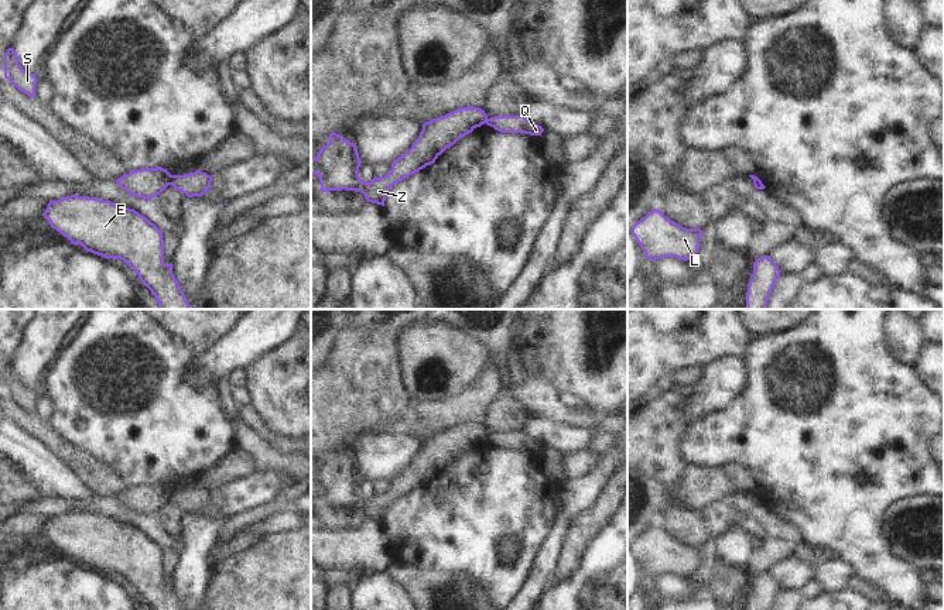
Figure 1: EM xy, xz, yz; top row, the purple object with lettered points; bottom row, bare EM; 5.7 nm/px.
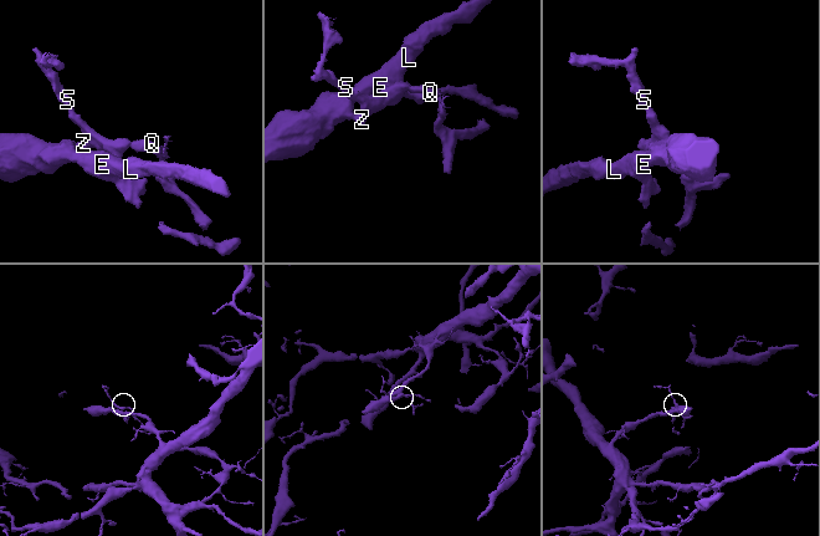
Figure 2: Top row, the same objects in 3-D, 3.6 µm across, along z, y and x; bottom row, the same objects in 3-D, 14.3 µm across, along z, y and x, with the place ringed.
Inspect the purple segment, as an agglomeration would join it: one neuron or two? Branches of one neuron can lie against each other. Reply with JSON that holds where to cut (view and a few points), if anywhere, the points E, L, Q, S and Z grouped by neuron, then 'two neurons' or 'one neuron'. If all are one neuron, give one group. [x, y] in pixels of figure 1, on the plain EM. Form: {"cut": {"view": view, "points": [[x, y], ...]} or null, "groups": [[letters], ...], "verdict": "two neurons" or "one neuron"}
{"cut": {"view": "xy", "points": [[173, 492], [168, 500]]}, "groups": [["E", "L", "S", "Z"], ["Q"]], "verdict": "two neurons"}

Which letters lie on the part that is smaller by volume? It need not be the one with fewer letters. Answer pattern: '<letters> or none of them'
Q

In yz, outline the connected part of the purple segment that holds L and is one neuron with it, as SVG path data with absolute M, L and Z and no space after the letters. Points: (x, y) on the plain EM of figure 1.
M653 525L633 541L632 551L646 575L656 578L661 573L675 573L687 578L695 575L702 546L683 544L659 525Z

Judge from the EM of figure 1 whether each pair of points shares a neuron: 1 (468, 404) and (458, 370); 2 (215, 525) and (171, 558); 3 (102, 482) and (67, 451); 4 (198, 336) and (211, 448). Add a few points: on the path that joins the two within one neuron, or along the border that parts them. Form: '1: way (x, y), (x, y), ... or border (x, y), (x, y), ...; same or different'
1: border (485, 366), (481, 376), (467, 390), (431, 400); different
2: border (180, 554), (171, 579); different
3: way (93, 473), (75, 458); same
4: border (170, 333), (198, 352); different

